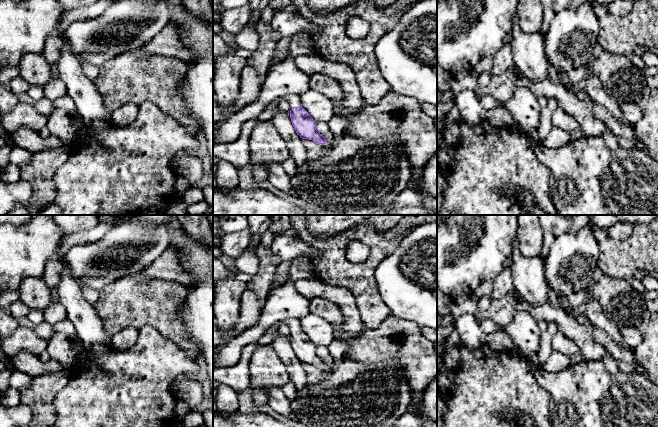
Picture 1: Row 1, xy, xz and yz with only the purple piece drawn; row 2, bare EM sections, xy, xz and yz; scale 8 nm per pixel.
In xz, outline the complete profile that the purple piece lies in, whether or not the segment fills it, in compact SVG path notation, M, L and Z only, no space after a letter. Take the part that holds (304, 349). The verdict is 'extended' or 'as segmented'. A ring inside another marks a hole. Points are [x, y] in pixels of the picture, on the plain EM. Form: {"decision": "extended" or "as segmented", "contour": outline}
{"decision": "extended", "contour": "M285 319L272 325L257 341L257 347L271 344L275 340L274 336L278 332L279 324L282 322L287 323L291 330L290 342L297 359L299 359L302 363L308 363L319 368L325 368L328 364L326 364L316 354L316 346L302 331L300 320L298 319Z"}

